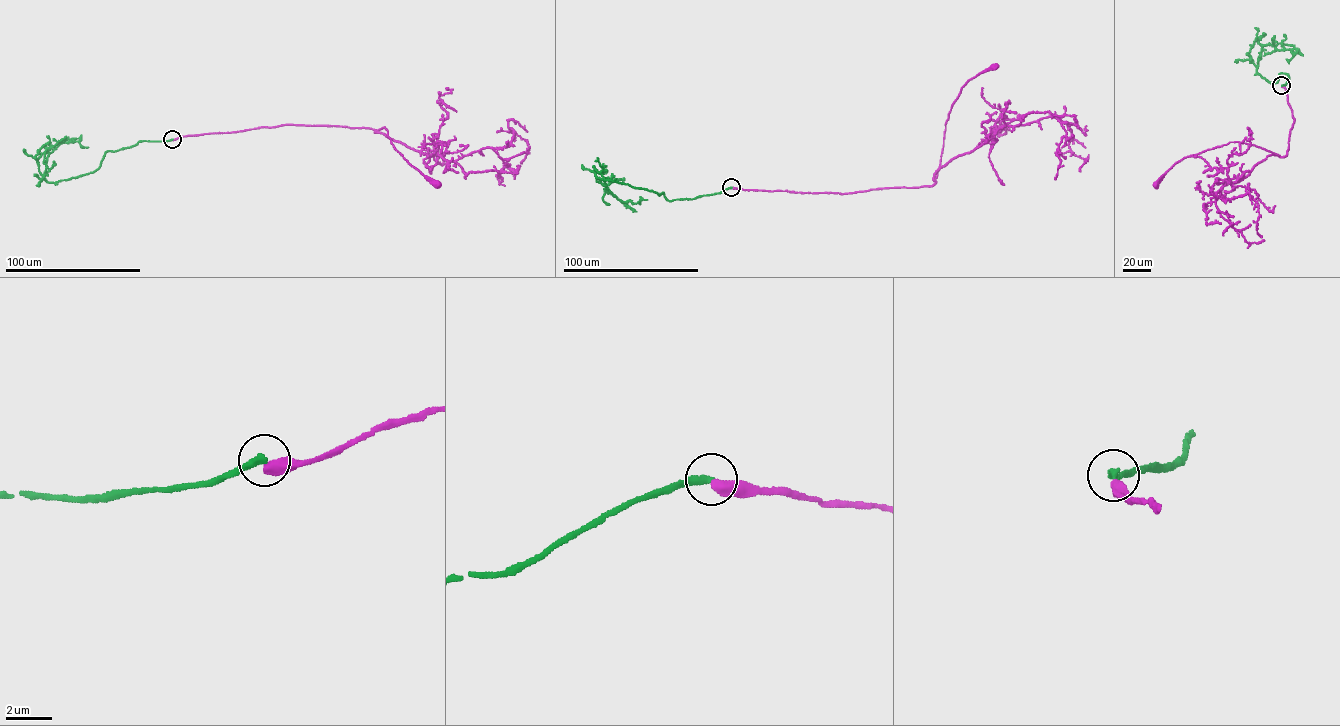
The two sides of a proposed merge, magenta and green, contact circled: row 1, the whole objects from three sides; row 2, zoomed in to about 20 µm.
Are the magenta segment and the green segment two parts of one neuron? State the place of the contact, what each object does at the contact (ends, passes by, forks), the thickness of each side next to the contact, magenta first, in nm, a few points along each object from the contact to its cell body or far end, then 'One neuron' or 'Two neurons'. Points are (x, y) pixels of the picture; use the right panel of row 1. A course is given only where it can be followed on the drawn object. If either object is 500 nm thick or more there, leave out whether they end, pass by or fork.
Place: (1281, 85). At the ring magenta ends. At the ring green ends. Thickness 480 nm (magenta) against 320 nm. Course of magenta: (1281, 85), (1286, 89), (1294, 119), (1286, 155), (1280, 157), (1252, 145), (1230, 142), (1183, 158), (1155, 184). Course of green: (1281, 85), (1288, 75), (1280, 73), (1271, 83), (1257, 73), (1262, 47), (1293, 50), (1289, 63). Two neurons

